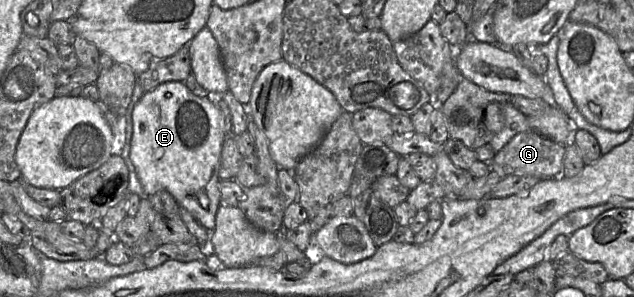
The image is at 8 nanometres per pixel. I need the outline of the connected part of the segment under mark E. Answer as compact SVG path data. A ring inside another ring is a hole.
M170 81L158 85L153 90L145 92L132 110L133 132L131 137L130 159L135 167L139 181L143 187L146 196L153 195L161 190L168 191L177 201L179 206L188 210L209 232L215 228L216 214L221 205L218 175L220 167L220 157L223 142L226 138L223 127L223 117L215 104L207 97L198 97L194 95L181 81Z

